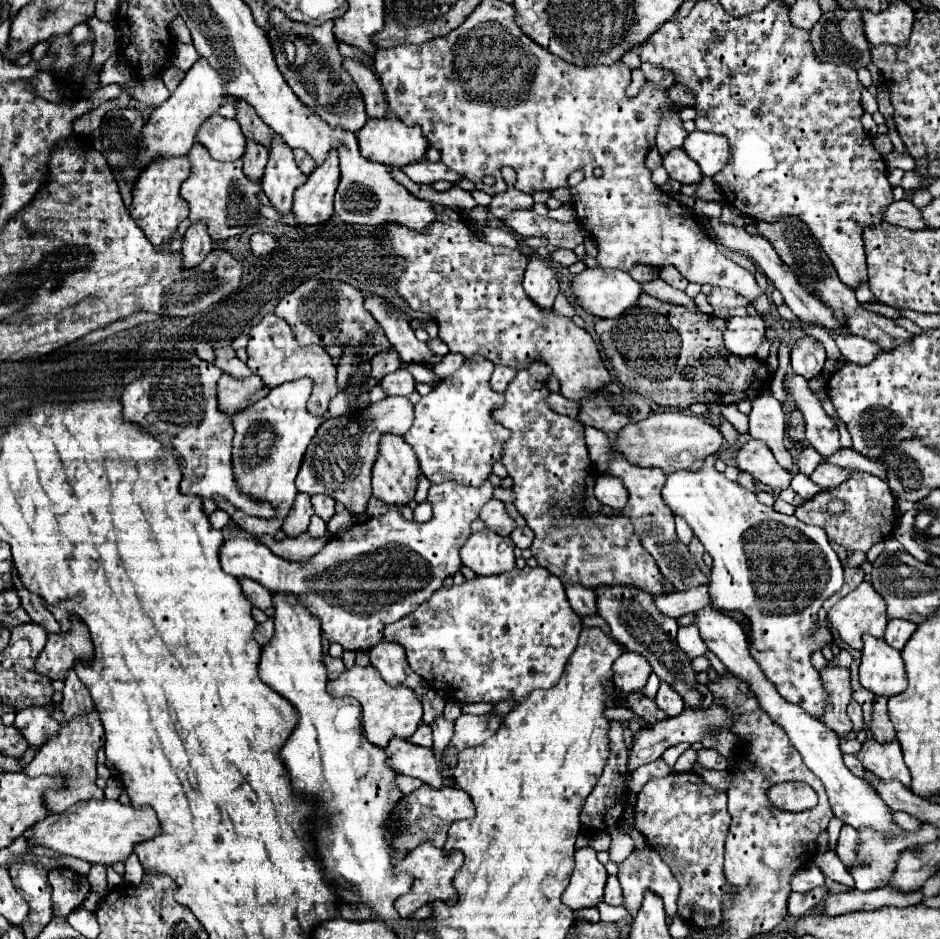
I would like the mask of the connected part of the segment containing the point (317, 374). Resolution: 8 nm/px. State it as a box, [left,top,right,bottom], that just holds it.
[248,314,338,416]

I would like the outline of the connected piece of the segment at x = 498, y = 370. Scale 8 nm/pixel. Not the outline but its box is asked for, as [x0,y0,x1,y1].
[490,366,516,392]

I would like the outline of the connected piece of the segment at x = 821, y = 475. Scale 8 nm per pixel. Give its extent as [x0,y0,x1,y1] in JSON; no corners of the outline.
[810,462,854,488]

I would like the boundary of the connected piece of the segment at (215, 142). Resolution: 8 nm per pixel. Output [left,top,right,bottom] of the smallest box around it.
[196,114,246,162]

